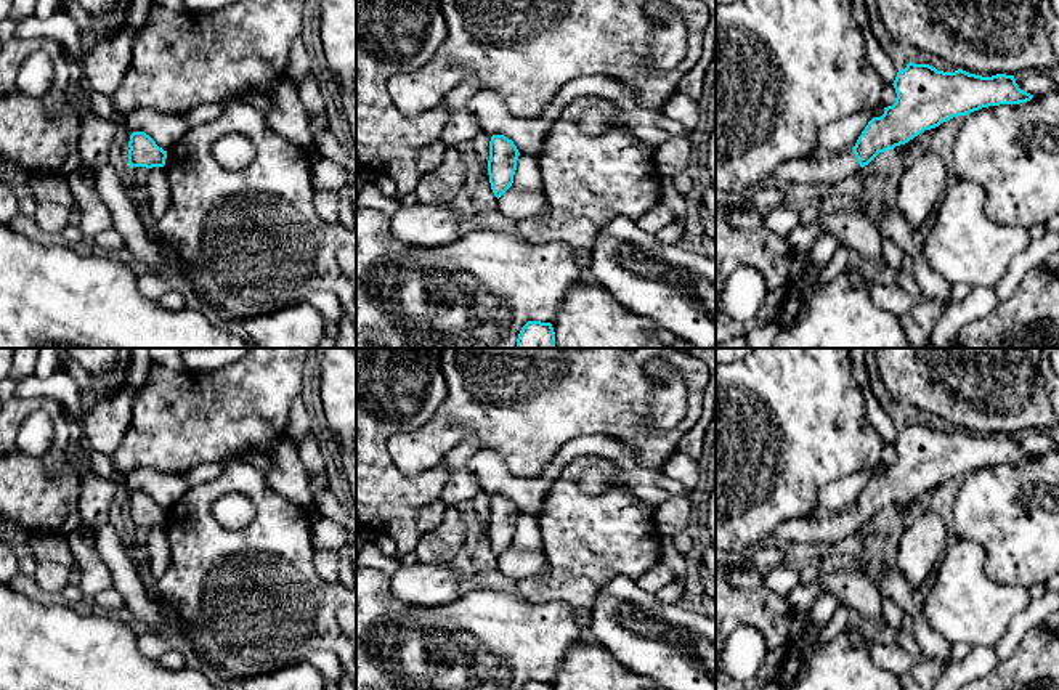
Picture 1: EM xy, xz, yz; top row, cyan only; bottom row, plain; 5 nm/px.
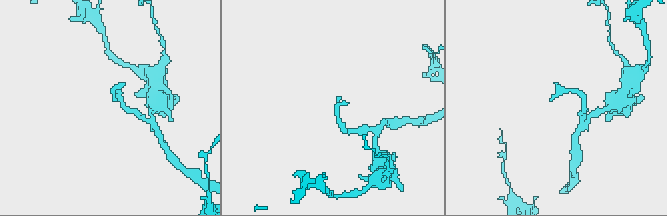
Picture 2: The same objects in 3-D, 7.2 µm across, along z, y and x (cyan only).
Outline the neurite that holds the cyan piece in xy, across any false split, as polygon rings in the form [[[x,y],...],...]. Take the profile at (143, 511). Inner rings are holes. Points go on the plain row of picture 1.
[[[133,491],[128,501],[128,523],[130,526],[164,526],[167,510],[159,507],[156,501],[144,491]]]

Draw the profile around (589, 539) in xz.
[[[578,456],[563,469],[538,517],[549,568],[542,576],[523,578],[517,582],[521,597],[530,603],[565,602],[584,629],[589,629],[597,592],[605,584],[616,576],[637,581],[659,563],[663,536],[653,518],[655,509],[640,502],[629,486],[615,483],[600,494],[584,493],[578,478],[587,469],[608,477],[618,472],[613,461],[600,456]]]

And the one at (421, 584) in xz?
[[[400,565],[390,576],[396,600],[419,607],[444,607],[457,599],[461,573],[452,565]]]

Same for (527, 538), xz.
[[[528,513],[518,515],[512,546],[517,550],[544,555],[544,544],[542,544],[538,518]]]

